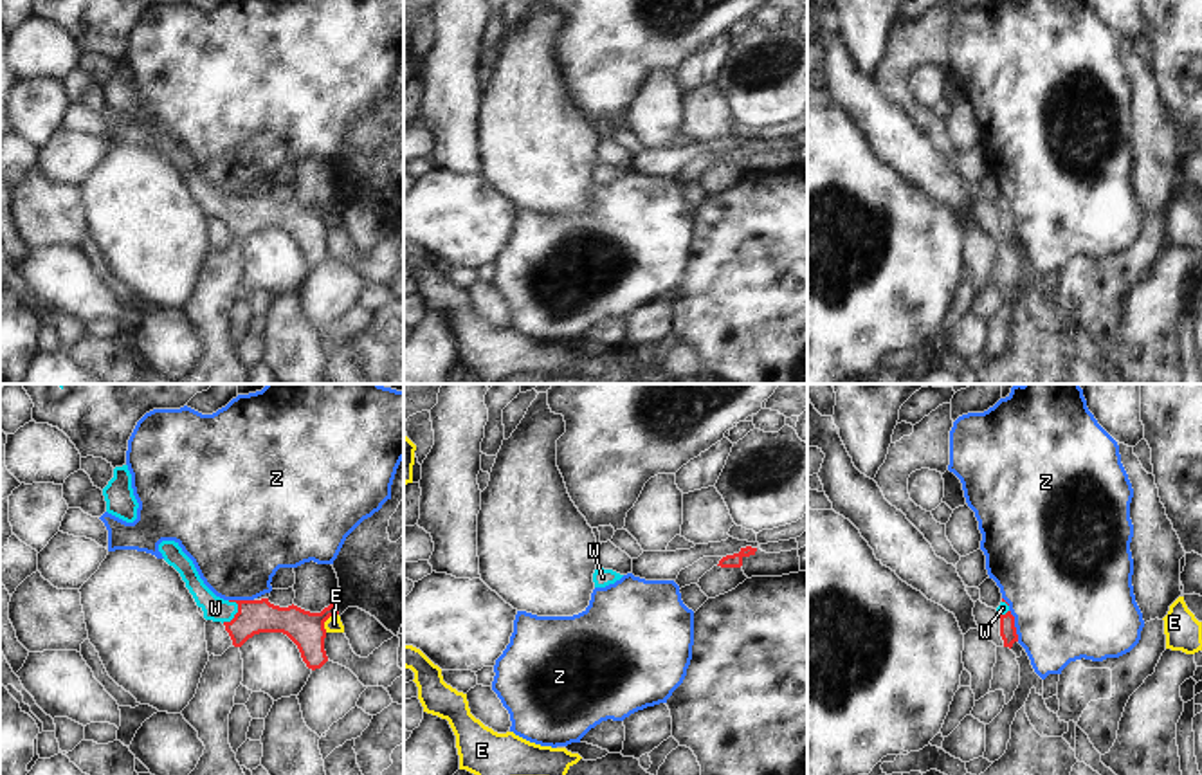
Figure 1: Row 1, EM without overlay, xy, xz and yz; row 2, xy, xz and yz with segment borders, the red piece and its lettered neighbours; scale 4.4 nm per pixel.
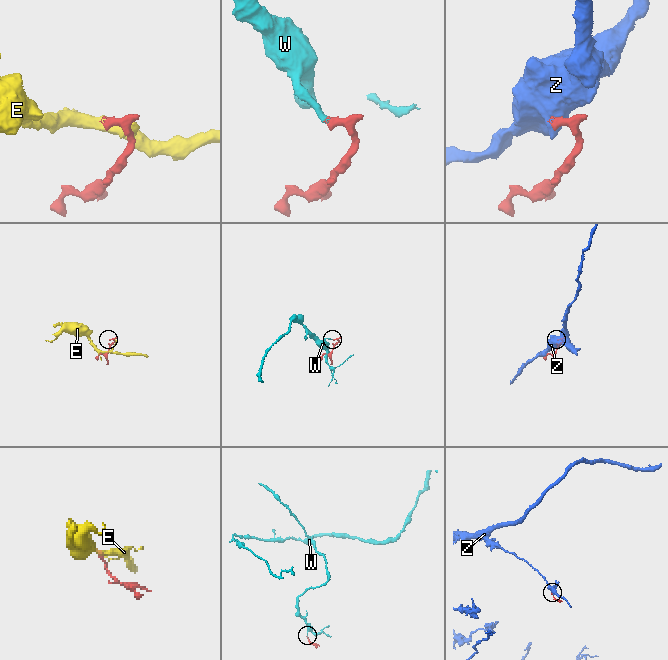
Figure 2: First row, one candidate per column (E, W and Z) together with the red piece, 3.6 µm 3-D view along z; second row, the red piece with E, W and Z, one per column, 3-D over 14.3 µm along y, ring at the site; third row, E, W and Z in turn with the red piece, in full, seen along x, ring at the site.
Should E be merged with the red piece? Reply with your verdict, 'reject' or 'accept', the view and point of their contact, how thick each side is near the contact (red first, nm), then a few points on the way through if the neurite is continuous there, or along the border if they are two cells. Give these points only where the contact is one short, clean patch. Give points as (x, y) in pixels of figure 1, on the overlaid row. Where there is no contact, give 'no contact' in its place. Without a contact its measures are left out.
reject | xy (327, 619) | 160/70 nm | along xy (337, 613), (325, 622), (325, 631)

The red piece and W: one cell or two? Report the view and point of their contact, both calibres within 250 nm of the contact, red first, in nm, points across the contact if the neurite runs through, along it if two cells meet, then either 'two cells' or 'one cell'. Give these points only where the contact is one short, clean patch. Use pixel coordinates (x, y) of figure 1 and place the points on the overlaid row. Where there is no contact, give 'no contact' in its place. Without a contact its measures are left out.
meets red in xy at (235, 615); 150 nm thick on the red side, 110 nm on the other; runs through xy (253, 617), (235, 615), (215, 608); one cell

